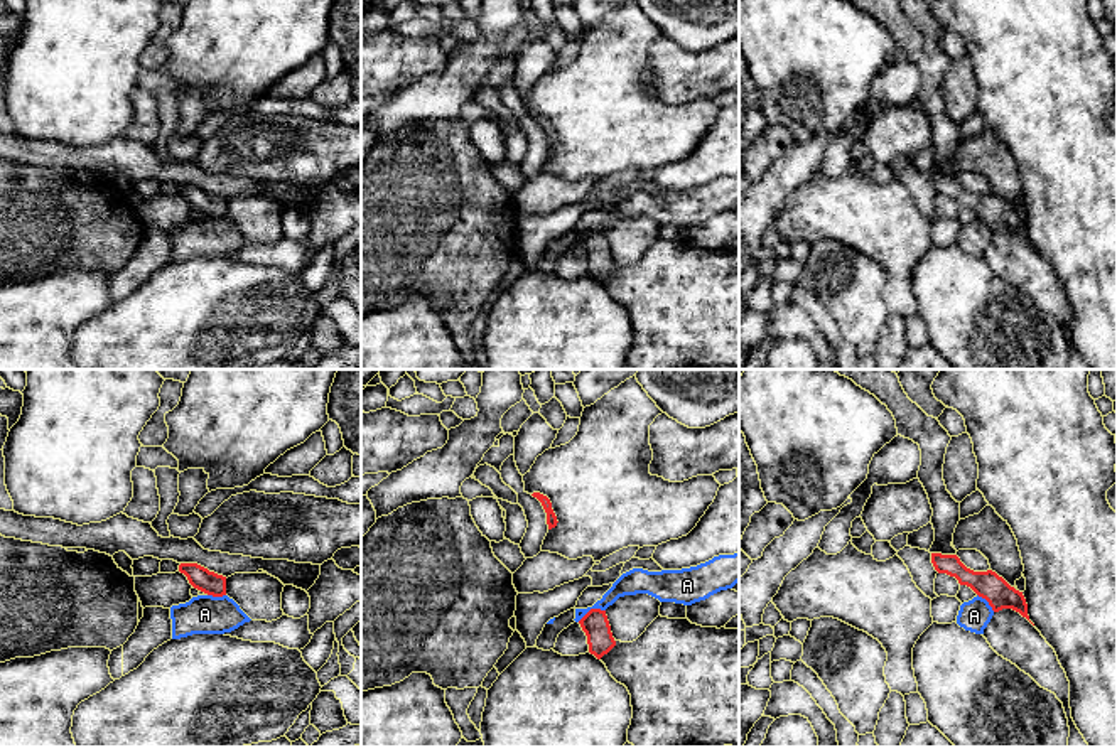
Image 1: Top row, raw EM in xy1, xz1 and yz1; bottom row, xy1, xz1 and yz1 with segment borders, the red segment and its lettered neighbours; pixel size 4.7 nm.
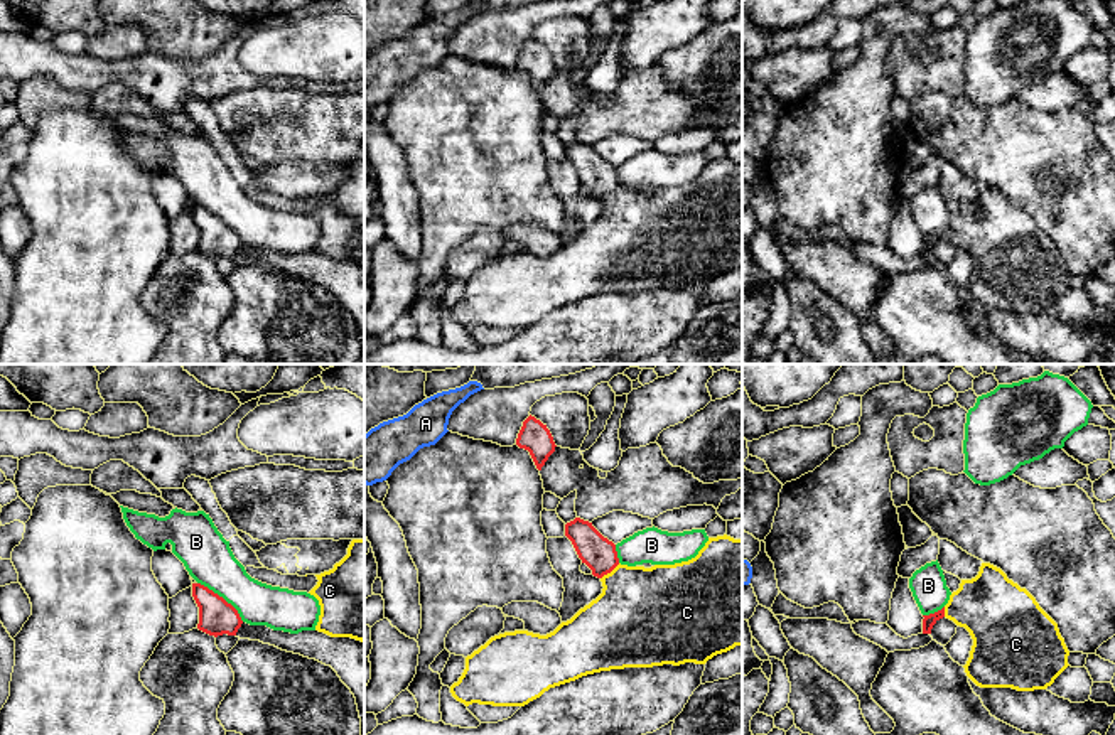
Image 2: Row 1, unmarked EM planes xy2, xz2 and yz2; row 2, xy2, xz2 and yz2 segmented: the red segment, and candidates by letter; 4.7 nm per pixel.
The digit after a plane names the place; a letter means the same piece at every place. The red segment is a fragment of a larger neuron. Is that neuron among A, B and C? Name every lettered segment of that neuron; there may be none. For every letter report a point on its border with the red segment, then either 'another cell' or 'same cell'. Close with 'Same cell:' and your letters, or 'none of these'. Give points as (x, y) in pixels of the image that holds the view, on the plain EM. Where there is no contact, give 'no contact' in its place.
A: xz1 (591, 231) | another cell
B: xy2 (221, 219) | another cell
C: xz2 (609, 194) | same cell
Same cell: C

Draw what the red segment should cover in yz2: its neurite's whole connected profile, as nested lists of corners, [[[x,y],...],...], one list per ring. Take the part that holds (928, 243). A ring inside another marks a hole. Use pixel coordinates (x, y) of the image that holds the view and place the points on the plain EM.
[[[982,185],[975,201],[961,202],[941,233],[923,239],[923,256],[931,256],[933,248],[943,239],[970,255],[973,268],[963,290],[980,310],[1046,312],[1069,288],[1069,273],[1058,246],[1026,211],[990,185]]]

